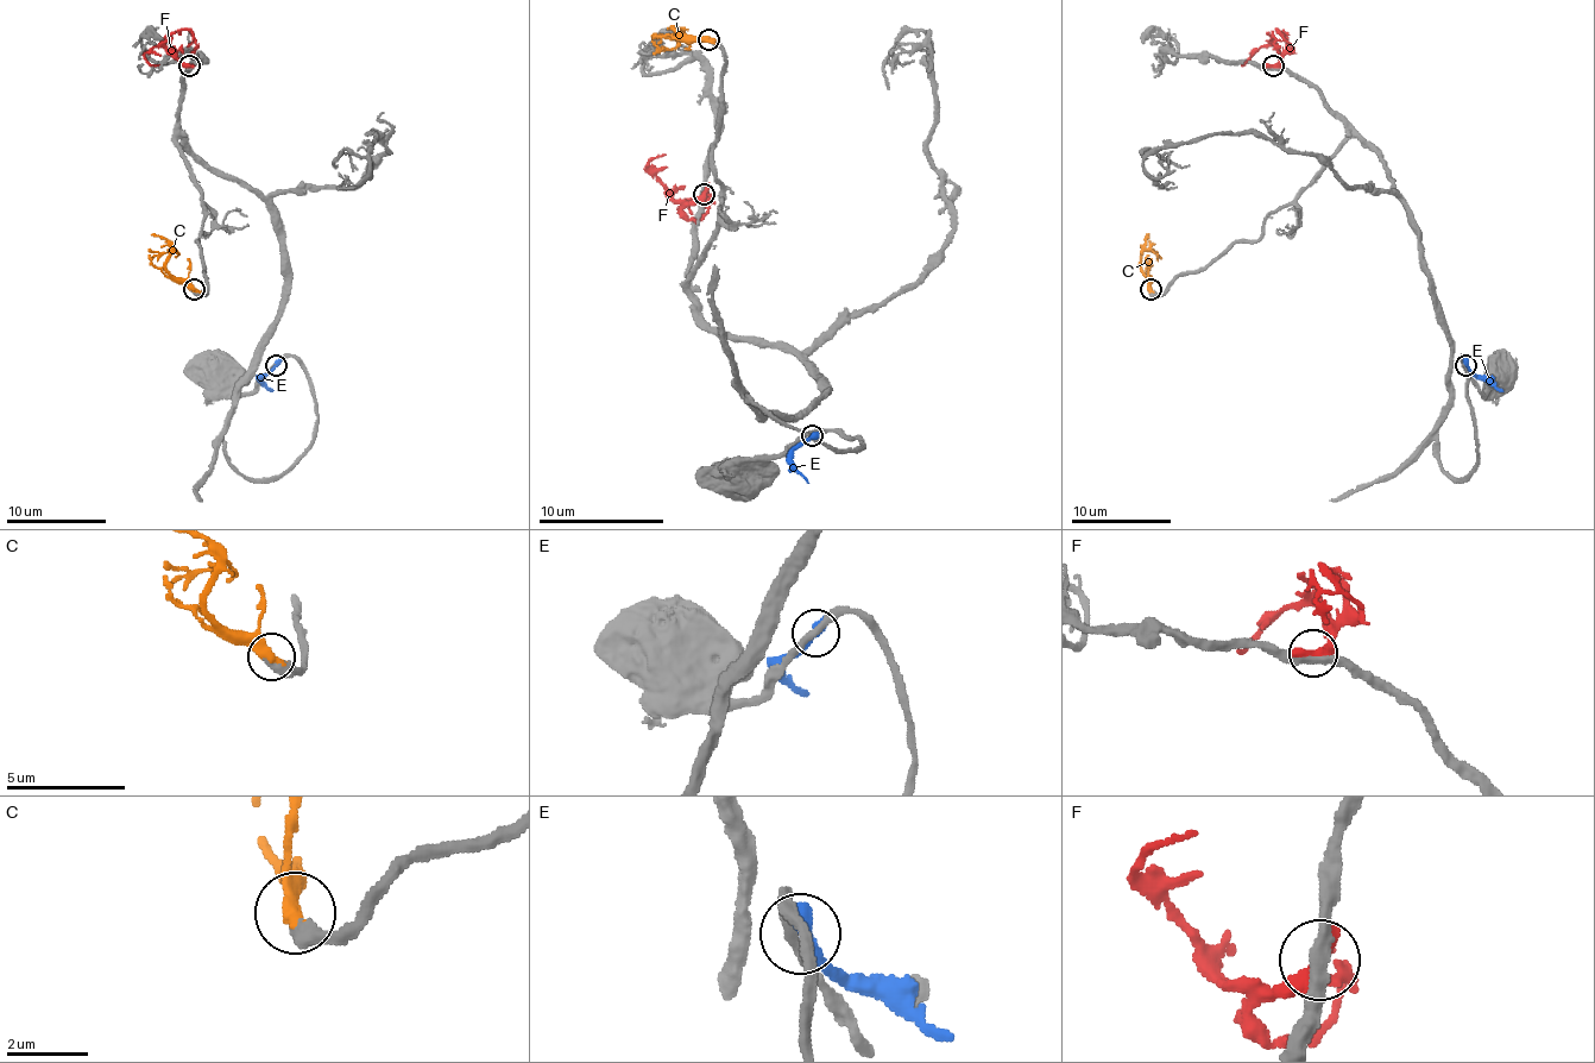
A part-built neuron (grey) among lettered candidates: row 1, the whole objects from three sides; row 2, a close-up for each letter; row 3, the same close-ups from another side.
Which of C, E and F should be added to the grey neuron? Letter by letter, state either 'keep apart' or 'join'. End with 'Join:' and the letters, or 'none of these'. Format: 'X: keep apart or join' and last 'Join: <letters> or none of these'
C: join
E: keep apart
F: keep apart
Join: C

